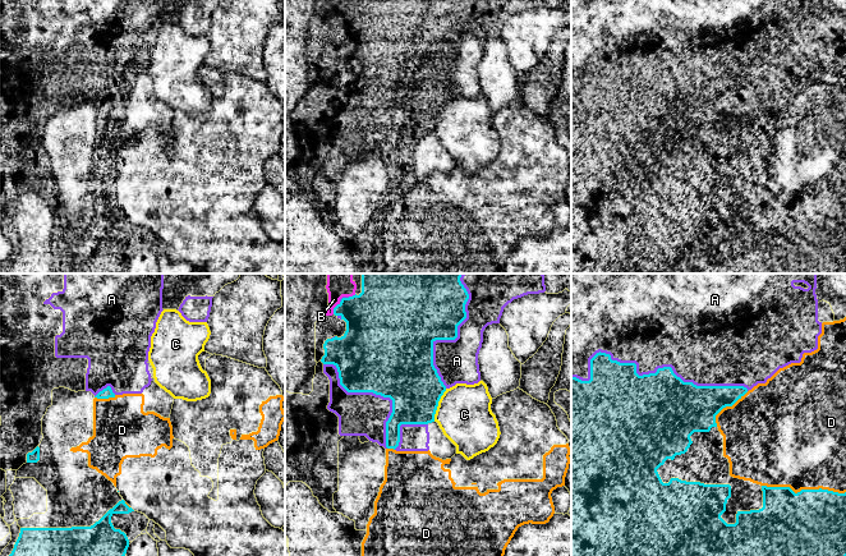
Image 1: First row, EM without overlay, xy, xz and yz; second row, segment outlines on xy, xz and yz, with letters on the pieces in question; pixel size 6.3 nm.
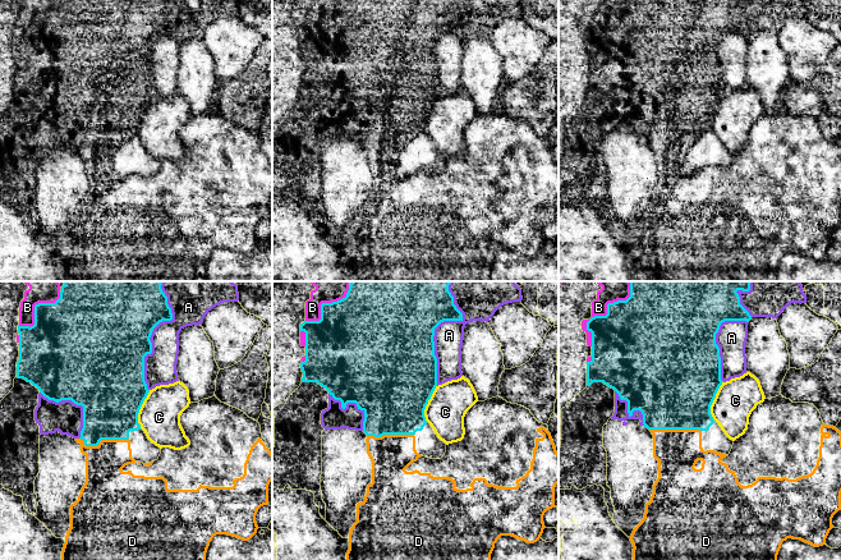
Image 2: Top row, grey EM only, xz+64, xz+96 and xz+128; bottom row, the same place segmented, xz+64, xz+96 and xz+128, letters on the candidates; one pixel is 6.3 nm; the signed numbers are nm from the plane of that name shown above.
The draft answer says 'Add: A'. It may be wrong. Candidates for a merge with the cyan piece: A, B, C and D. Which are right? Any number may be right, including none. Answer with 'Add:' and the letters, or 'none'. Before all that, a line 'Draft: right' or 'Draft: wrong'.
Draft: wrong
Add: none

